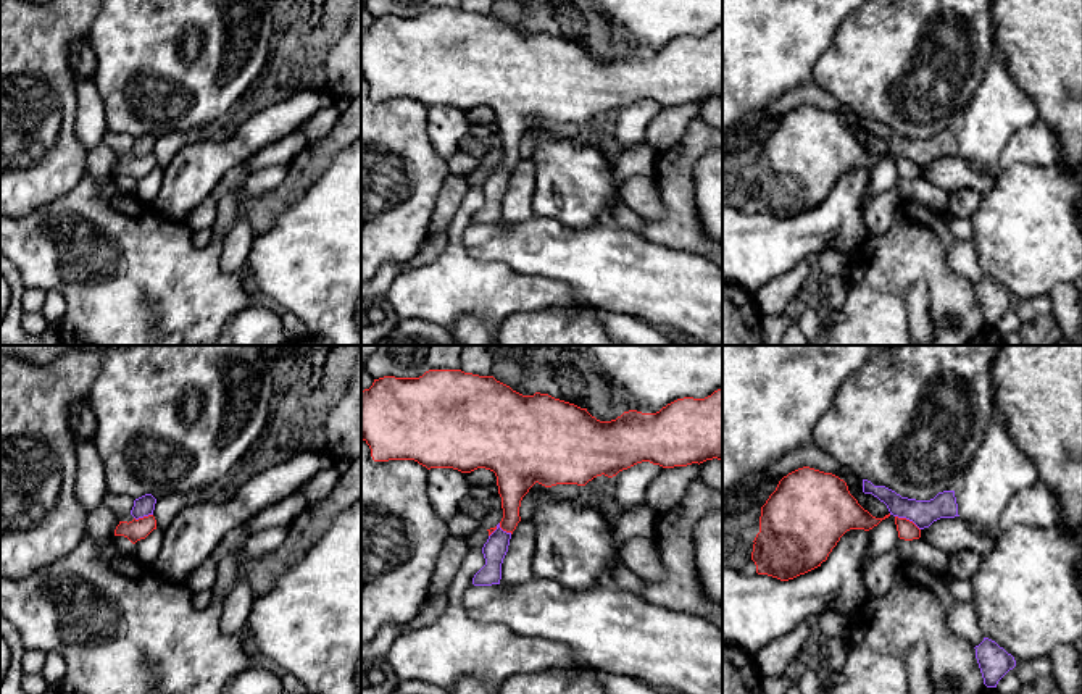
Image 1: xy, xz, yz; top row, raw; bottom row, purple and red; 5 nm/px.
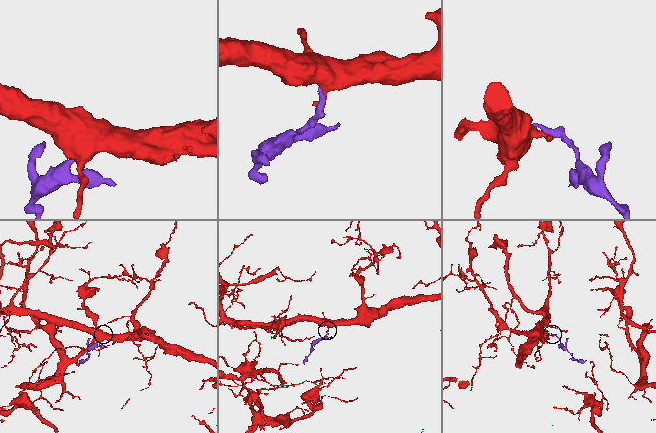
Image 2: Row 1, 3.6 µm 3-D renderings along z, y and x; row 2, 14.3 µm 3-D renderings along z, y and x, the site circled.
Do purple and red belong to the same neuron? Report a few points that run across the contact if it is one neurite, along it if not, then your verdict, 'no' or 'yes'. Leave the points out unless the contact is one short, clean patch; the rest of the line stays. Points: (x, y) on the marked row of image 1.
xz (511, 533), (499, 526), (489, 536) | no

